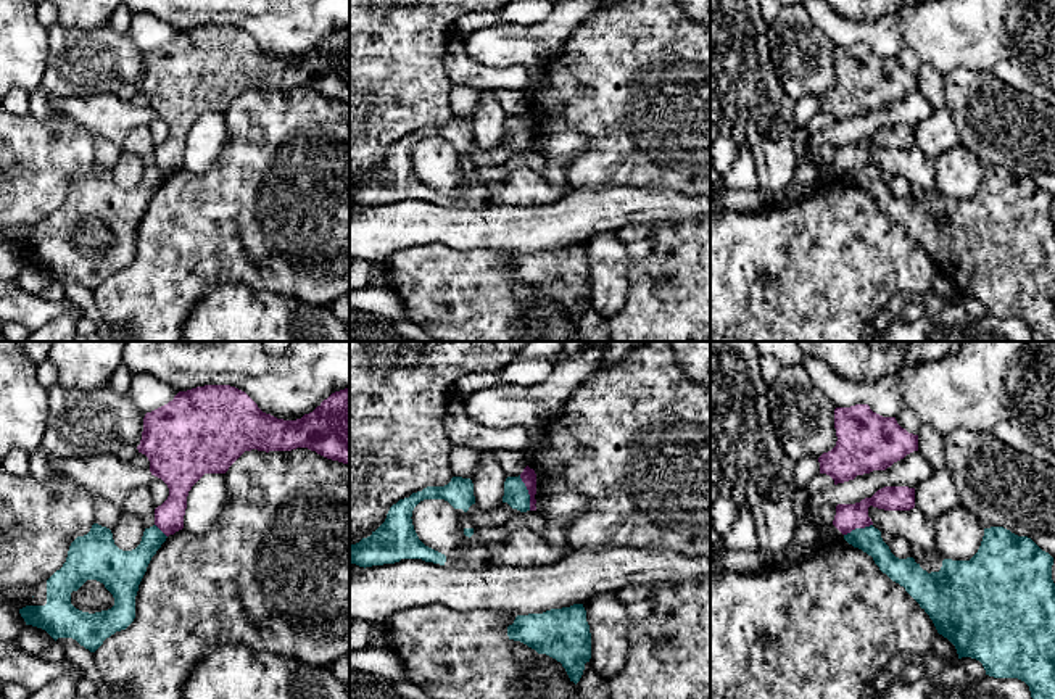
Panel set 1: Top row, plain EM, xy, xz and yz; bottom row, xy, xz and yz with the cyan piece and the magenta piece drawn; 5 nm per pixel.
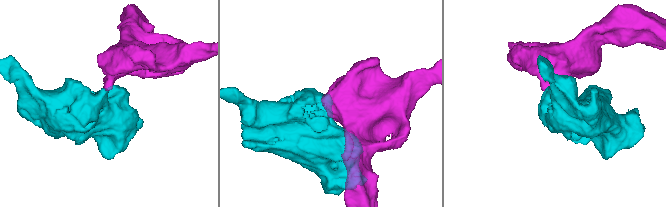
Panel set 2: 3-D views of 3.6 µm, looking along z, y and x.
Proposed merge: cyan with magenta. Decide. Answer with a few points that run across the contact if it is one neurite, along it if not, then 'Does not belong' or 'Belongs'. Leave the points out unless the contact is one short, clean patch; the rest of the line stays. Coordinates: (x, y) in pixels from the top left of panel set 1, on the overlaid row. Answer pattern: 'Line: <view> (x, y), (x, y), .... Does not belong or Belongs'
Line: xz (519, 475), (527, 490), (530, 509). Does not belong

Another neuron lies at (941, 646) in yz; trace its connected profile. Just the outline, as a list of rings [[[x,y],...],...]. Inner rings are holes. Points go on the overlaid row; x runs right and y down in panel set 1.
[[[936,635],[934,641],[933,641],[933,651],[944,660],[944,662],[950,662],[954,659],[958,659],[957,649],[955,646],[944,638],[942,635]]]

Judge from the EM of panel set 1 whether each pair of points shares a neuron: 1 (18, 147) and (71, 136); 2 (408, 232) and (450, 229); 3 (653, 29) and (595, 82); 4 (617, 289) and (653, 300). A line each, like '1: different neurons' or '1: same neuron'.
1: same neuron
2: same neuron
3: same neuron
4: different neurons

